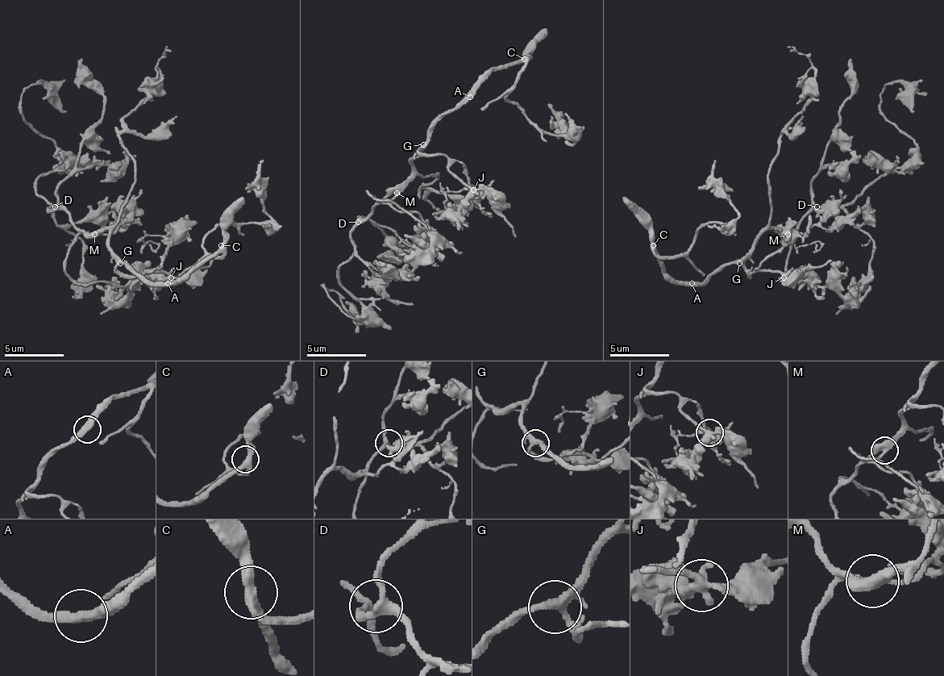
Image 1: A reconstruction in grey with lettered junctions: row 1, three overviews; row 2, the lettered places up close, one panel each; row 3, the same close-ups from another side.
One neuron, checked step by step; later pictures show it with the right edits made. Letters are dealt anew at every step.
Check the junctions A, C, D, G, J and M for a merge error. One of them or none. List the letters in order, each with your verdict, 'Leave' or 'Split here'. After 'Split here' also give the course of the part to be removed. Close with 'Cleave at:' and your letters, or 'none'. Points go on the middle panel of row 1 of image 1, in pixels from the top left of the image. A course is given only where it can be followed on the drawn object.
A: Leave
C: Leave
D: Leave
G: Leave
J: Leave
M: Leave
Cleave at: none

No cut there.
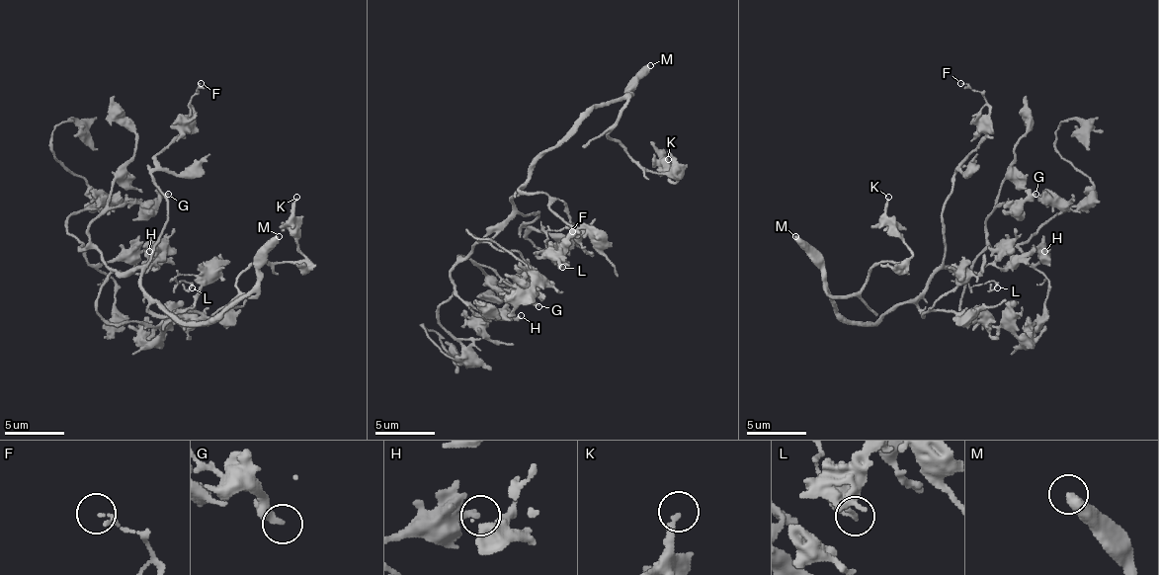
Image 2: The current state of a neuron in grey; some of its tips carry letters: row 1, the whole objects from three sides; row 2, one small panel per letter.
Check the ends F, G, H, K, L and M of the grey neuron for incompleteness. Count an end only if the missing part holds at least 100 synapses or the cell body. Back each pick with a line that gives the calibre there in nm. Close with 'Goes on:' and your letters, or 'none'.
F: 150 nm
M: 460 nm
Goes on: F, M

